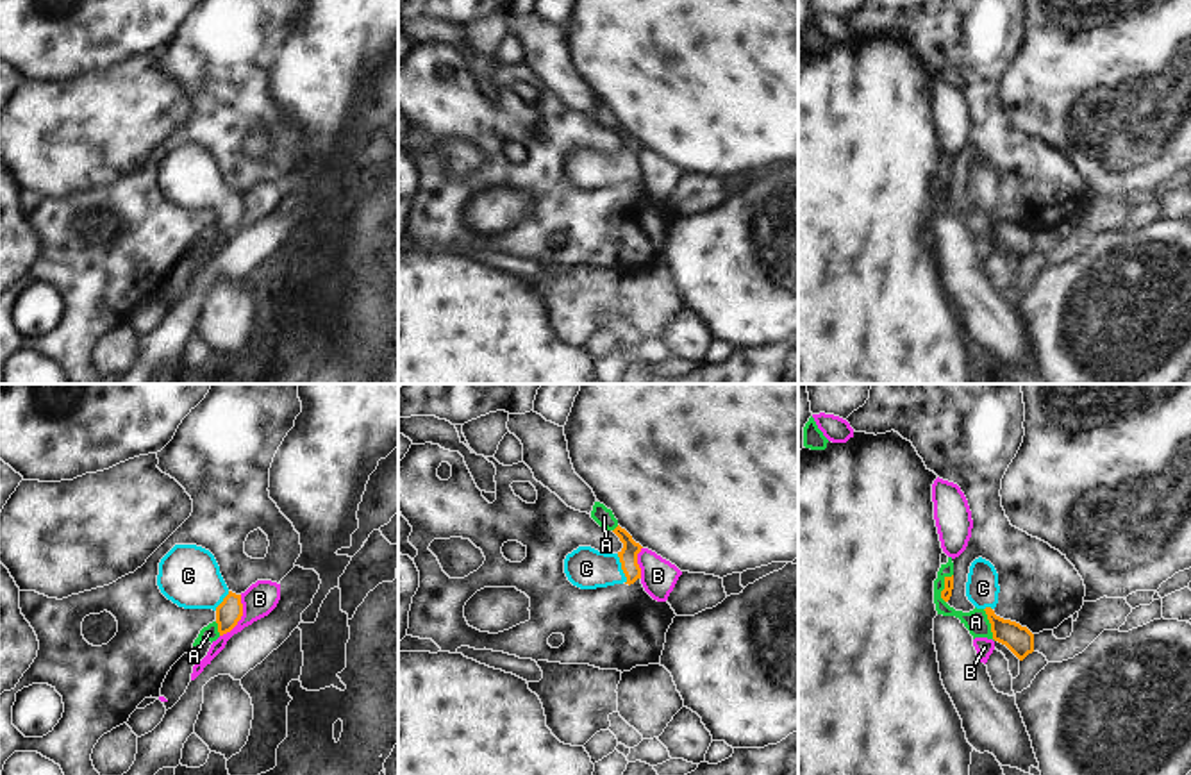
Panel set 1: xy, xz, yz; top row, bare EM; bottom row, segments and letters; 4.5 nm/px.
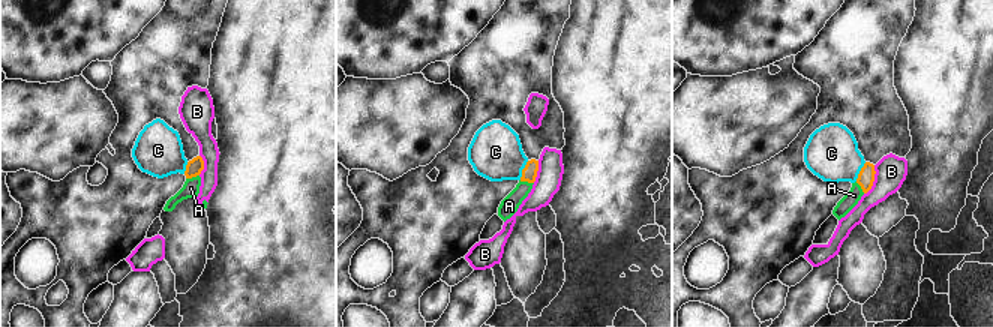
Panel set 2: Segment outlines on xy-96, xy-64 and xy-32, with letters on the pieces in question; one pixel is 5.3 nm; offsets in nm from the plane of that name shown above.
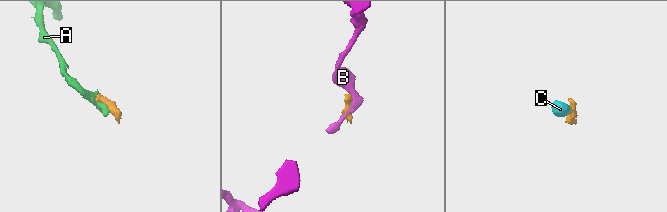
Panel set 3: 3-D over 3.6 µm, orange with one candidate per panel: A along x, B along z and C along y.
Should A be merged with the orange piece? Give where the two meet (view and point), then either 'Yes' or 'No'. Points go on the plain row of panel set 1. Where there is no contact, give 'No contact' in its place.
Touches orange at yz (945, 188). No.

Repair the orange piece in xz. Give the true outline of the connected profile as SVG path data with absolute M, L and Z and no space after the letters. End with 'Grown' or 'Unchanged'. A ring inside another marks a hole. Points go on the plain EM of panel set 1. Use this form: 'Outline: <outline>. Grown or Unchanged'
Outline: M620 125L612 130L623 148L618 154L598 152L591 146L579 146L564 159L568 180L580 189L596 189L614 184L634 184L641 179L637 154L641 145Z. Grown.

